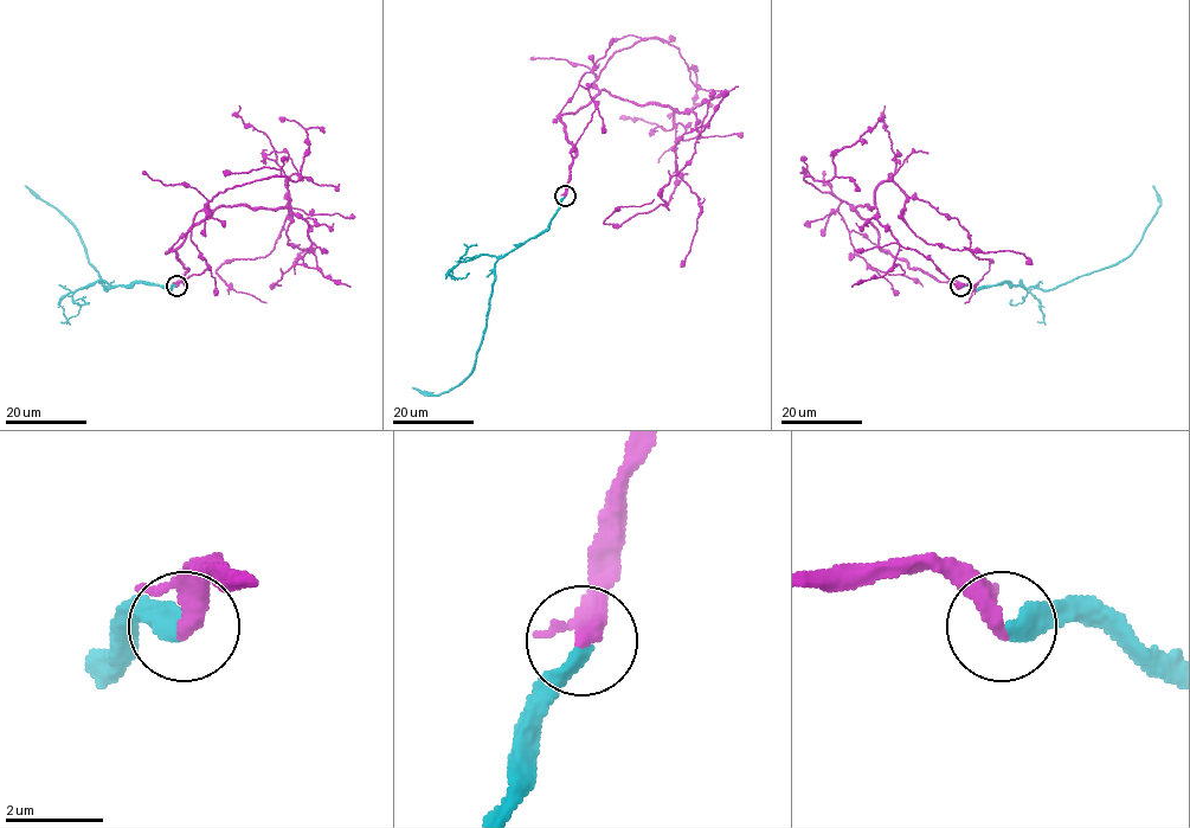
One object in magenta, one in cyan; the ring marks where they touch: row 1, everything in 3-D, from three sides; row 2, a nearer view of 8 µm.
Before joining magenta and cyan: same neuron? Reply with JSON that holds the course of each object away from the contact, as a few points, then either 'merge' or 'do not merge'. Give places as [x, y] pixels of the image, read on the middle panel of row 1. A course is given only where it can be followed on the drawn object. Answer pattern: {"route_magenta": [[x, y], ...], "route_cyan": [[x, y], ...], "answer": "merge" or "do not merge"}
{"route_magenta": [[565, 196], [574, 147], [561, 115], [608, 90], [676, 109], [671, 199], [605, 224], [621, 206], [654, 199]], "route_cyan": [[565, 196], [546, 229], [496, 262], [487, 325], [474, 370], [441, 395], [422, 395], [412, 387]], "answer": "merge"}

